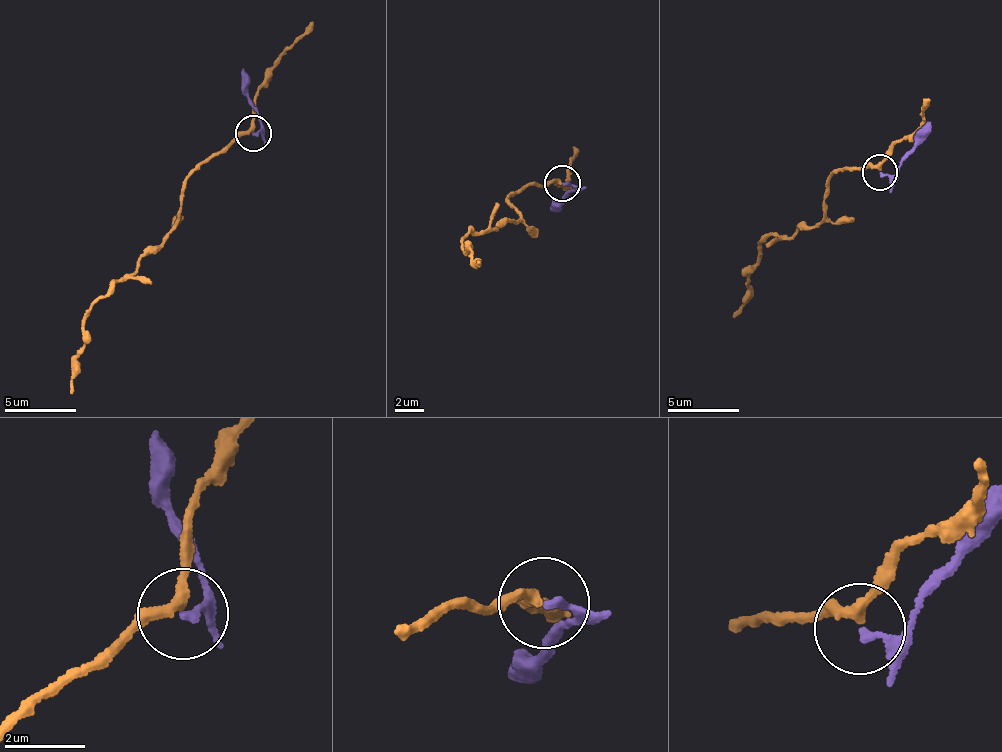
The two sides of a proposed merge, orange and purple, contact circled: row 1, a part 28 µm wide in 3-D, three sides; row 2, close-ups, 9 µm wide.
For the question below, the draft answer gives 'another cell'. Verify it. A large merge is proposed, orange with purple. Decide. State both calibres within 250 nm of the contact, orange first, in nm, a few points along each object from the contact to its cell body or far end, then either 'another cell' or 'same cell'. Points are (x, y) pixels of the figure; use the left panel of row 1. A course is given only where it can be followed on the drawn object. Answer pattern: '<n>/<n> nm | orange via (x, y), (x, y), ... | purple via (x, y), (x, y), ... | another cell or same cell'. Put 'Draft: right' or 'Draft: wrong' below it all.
220/160 nm | orange via (252, 133), (237, 133), (198, 164), (182, 188), (181, 220), (133, 272), (109, 280), (83, 327), (72, 393) | purple via (252, 133), (262, 123), (242, 67) | another cell
Draft: right

